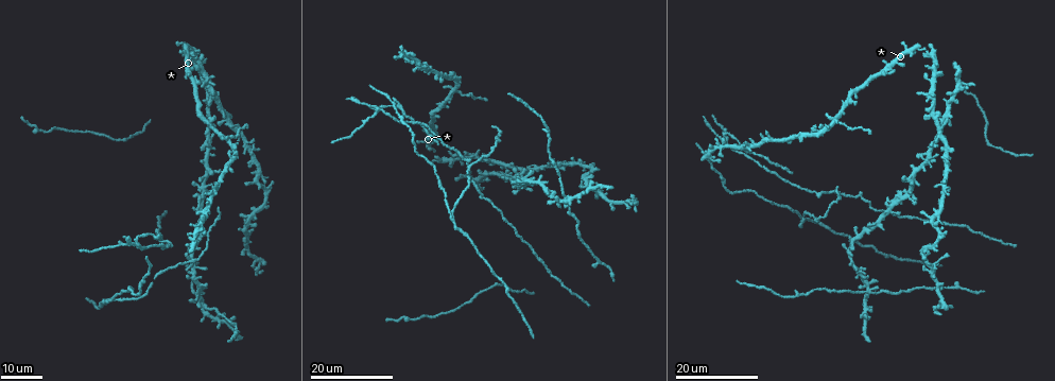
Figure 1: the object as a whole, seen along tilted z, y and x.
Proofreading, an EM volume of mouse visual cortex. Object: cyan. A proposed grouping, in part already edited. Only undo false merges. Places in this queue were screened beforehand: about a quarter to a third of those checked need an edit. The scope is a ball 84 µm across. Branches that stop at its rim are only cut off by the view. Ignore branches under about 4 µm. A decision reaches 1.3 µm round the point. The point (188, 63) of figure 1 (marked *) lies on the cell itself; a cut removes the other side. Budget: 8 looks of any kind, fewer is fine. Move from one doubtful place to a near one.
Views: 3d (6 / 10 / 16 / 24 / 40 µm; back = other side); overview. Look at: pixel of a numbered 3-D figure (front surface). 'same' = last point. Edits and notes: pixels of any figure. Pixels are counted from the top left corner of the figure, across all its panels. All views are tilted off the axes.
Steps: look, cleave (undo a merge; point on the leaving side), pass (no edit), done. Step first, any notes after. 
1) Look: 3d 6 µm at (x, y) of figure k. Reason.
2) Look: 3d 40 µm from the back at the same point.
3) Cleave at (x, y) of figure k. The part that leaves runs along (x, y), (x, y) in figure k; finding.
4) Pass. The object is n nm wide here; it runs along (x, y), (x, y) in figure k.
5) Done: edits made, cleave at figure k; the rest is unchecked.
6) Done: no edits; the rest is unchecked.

Look: 3d 16 µm at (927, 163) of figure 1. Four-way junction.

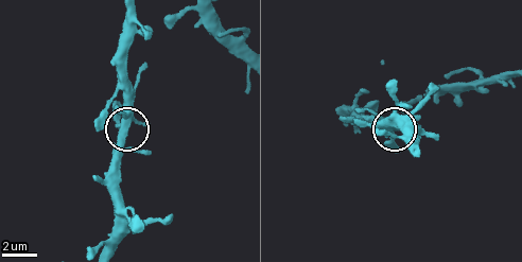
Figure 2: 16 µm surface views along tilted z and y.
Look: 3d 10 µm at the same point. Closer look.

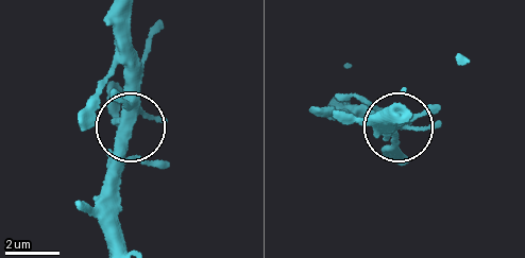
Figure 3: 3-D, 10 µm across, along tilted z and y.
Pass. 4 arms meet here; it runs along (124, 14), (134, 112), (119, 141), (108, 199) in figure 3; continuous, no second cell.

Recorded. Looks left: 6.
Look: 3d 16 µm at (489, 153) of figure 1.

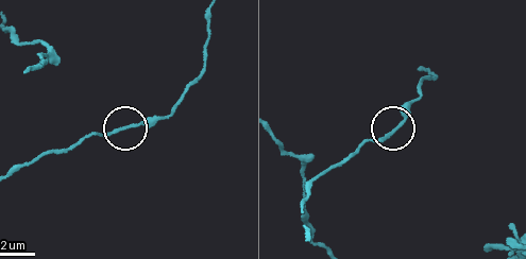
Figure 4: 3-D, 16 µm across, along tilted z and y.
Look: 3d 6 µm at (398, 126) of figure 4.

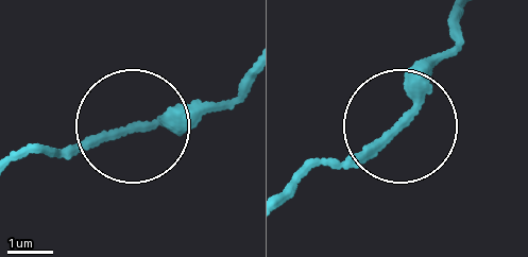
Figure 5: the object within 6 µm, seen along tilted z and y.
Pass. The object is 220 nm wide here; all the same cell.

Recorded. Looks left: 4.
Look: 3d 24 µm at (452, 220) of figure 1. Branch point.

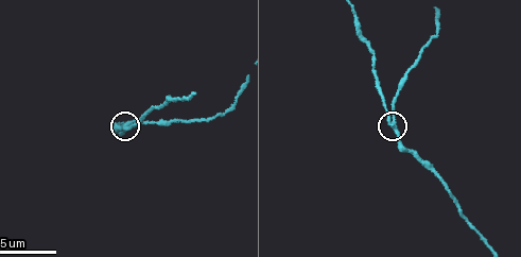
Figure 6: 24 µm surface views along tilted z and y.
Look: 3d 10 µm at (392, 125) of figure 6.

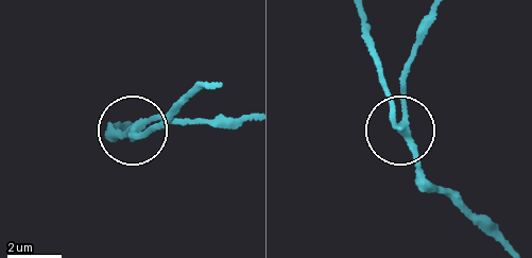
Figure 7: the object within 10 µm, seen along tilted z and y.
Look: 3d 10 µm from the back at (406, 130) of figure 7.

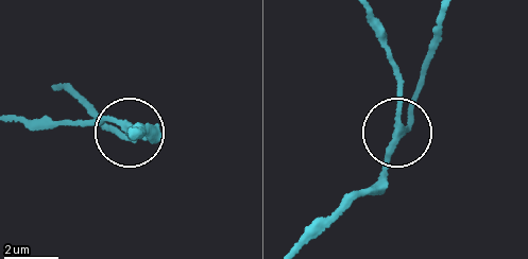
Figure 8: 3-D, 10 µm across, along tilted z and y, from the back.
Pass. The side arm is 15 µm long; it runs along (438, 20), (401, 124), (398, 68) in figure 8; all the same cell.

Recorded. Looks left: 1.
Done: no edits; the rest is unchecked.

